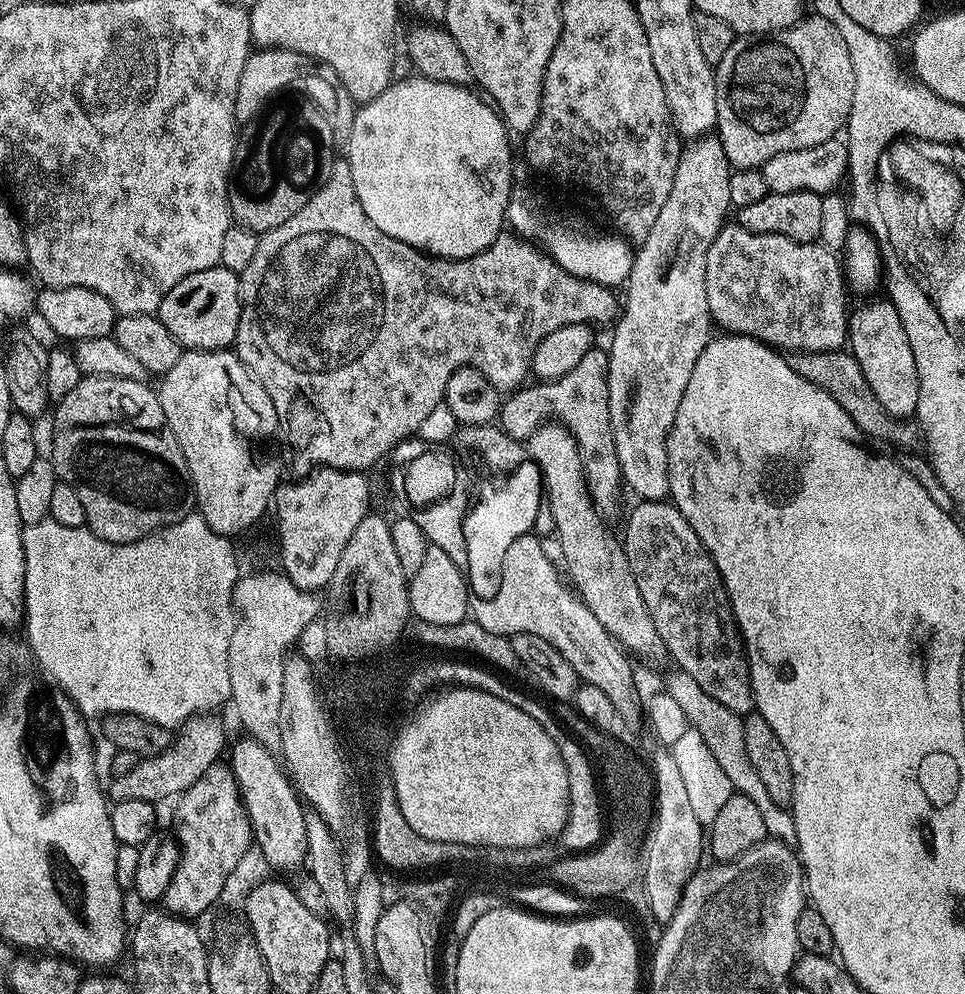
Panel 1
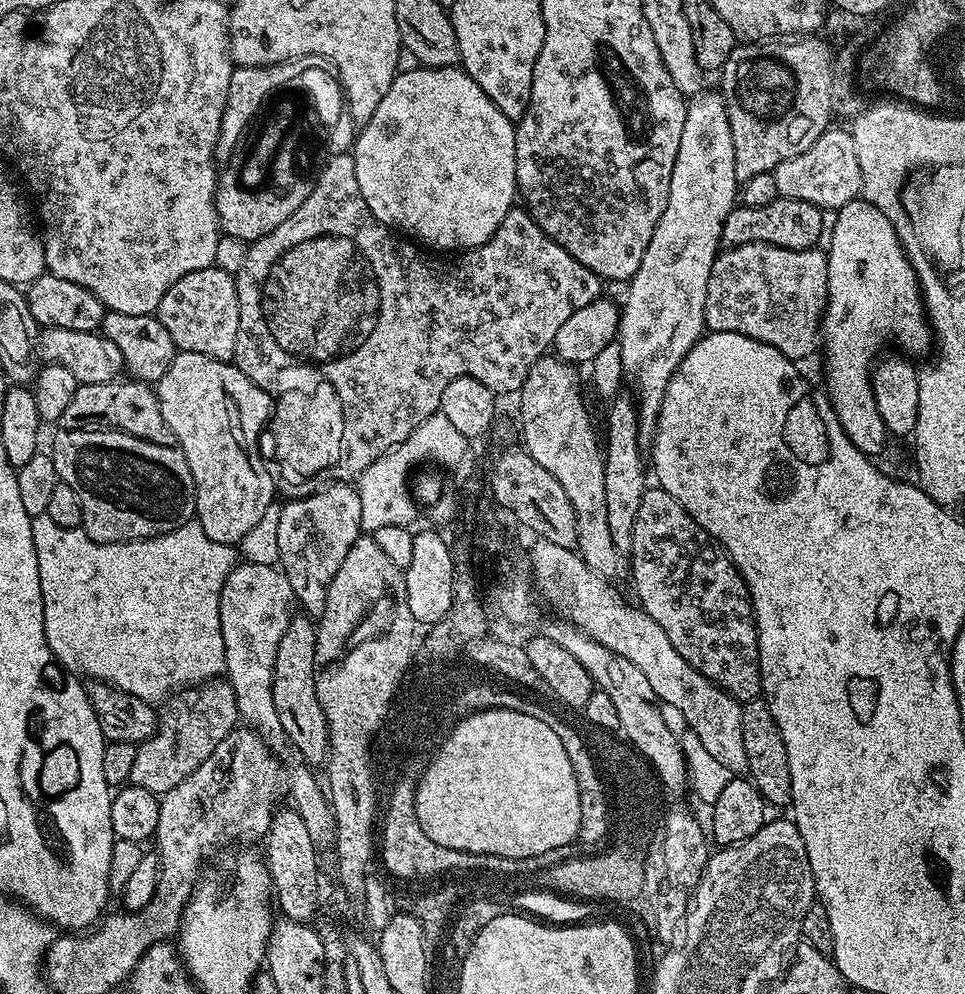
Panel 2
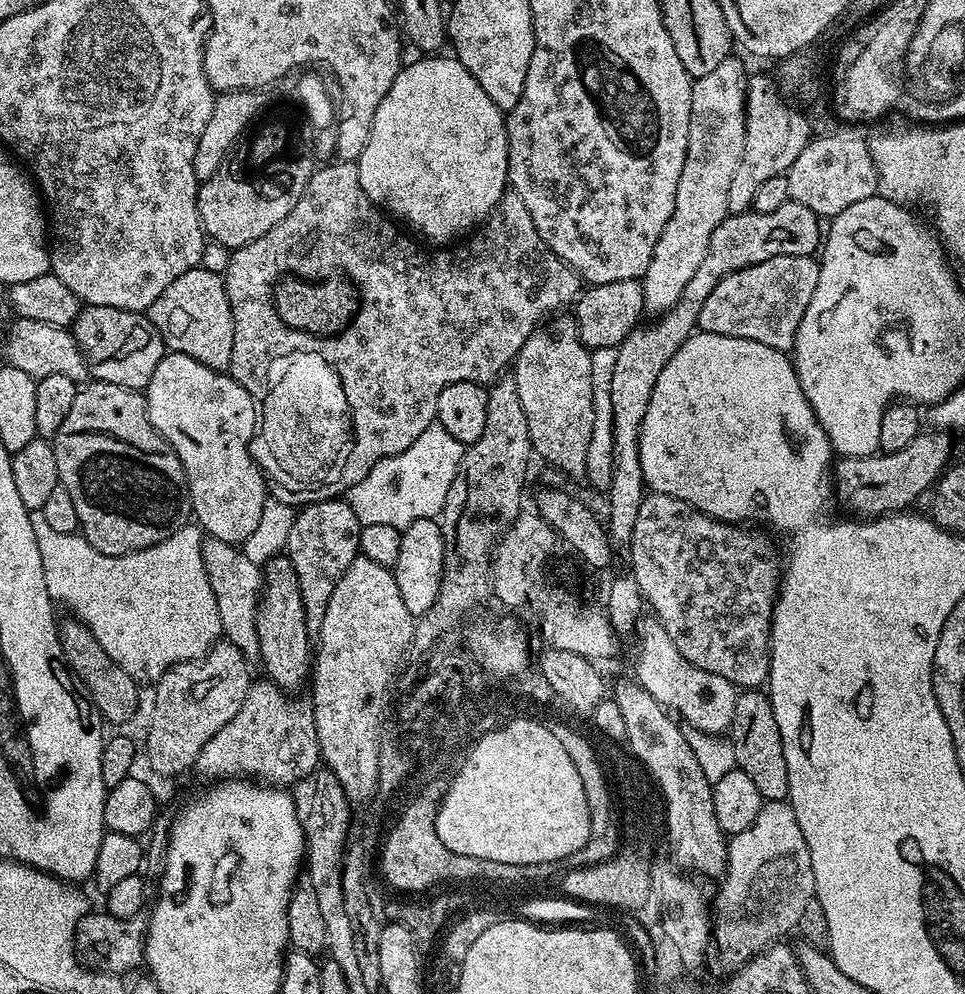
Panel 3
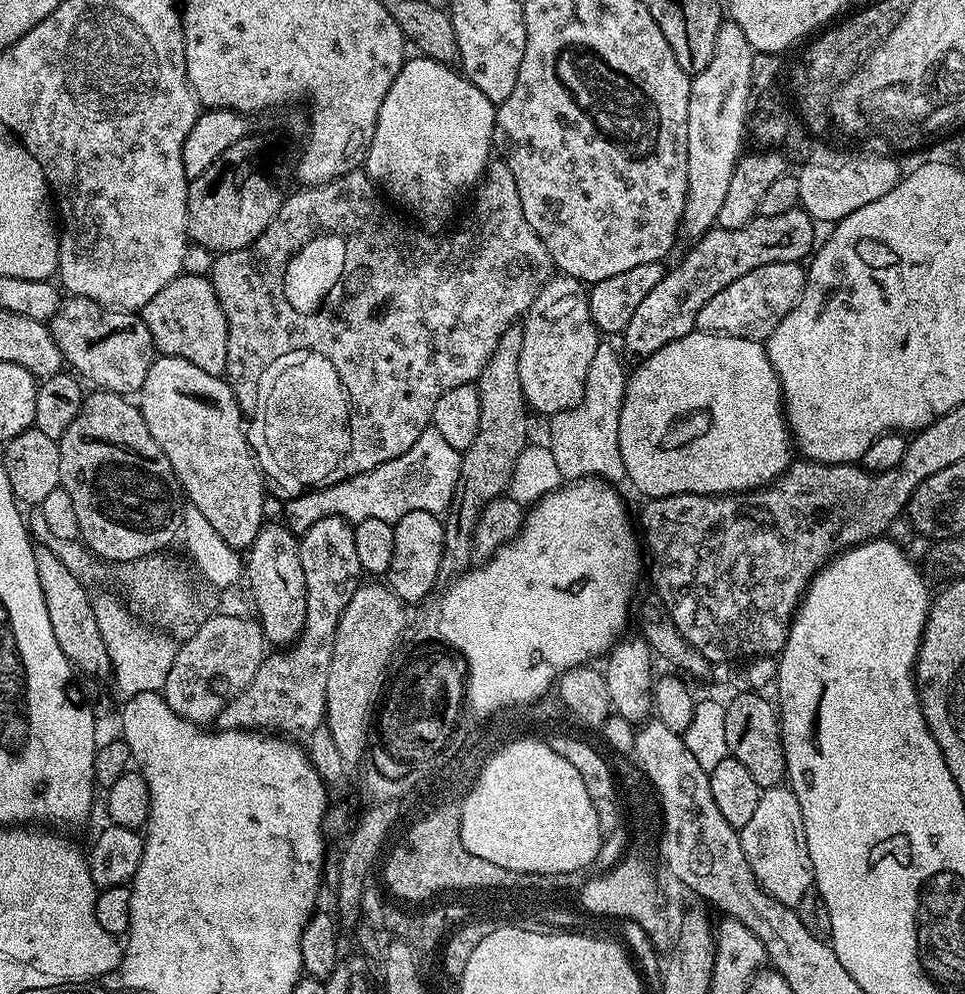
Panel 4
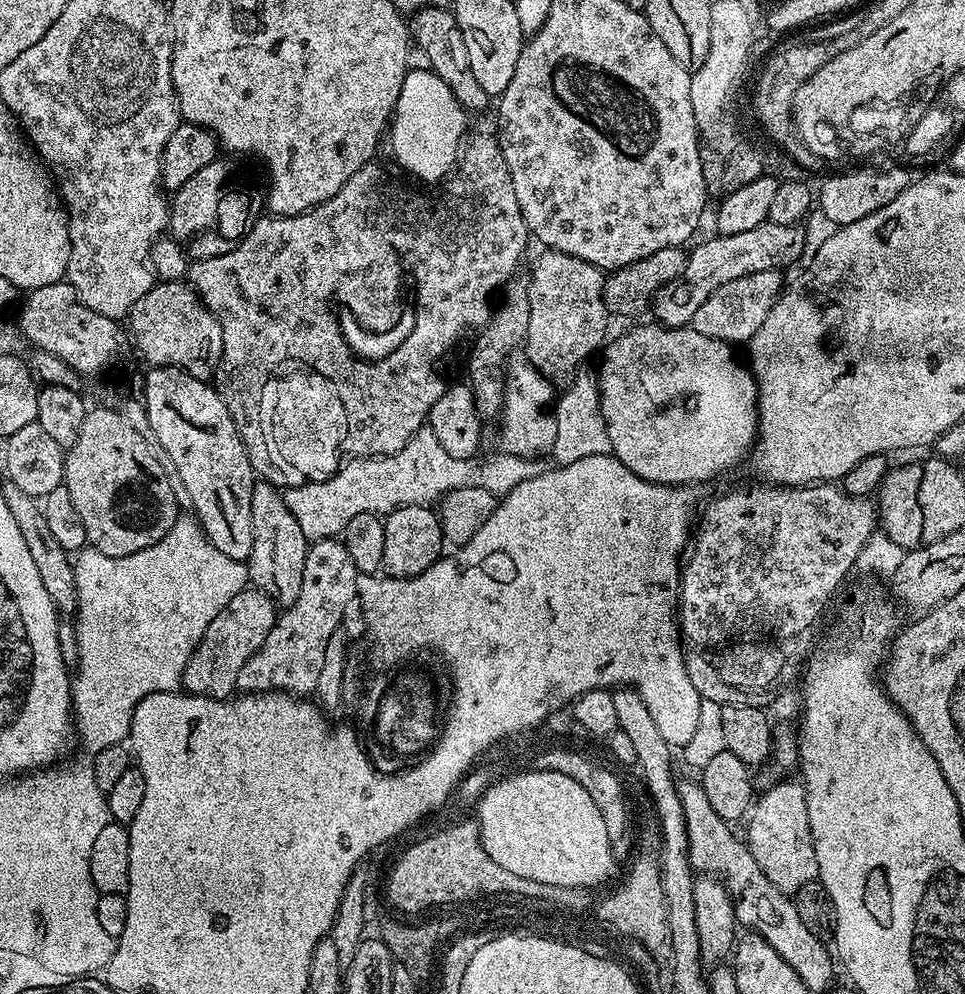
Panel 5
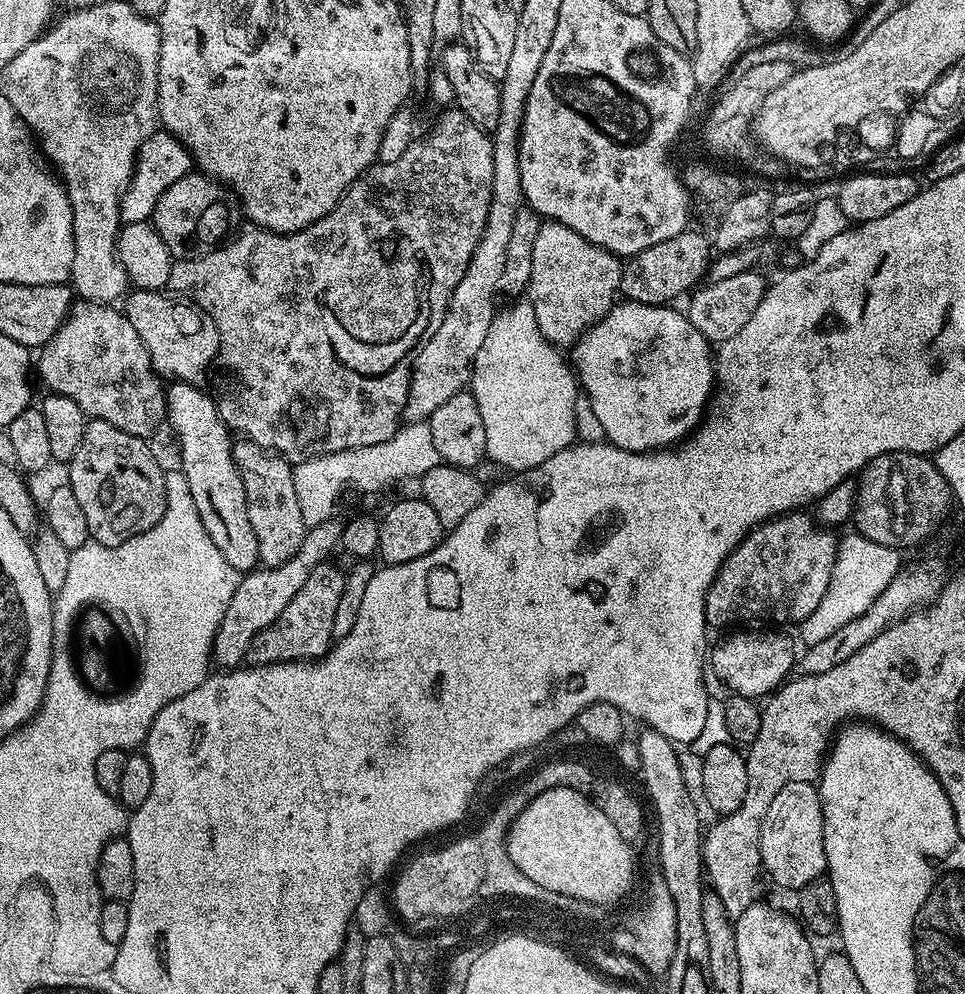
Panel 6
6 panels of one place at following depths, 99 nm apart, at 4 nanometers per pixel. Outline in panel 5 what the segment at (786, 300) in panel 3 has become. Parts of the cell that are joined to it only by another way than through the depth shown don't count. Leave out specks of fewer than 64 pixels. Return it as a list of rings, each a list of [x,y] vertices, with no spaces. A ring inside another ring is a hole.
[[[758,270],[758,274],[734,278],[734,282],[726,282],[726,286],[714,290],[714,294],[702,302],[702,307],[694,313],[690,327],[698,330],[698,334],[706,334],[706,338],[718,338],[733,346],[747,345],[754,334],[758,334],[758,326],[766,322],[785,284],[785,277],[777,270]]]

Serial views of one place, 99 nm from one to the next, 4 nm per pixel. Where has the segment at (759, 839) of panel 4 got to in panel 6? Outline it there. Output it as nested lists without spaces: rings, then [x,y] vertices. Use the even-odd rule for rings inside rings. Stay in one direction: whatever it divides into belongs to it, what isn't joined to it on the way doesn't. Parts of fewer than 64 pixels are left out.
[[[790,782],[774,794],[760,831],[760,862],[766,876],[784,888],[799,890],[827,873],[824,819],[819,787],[813,782]]]

